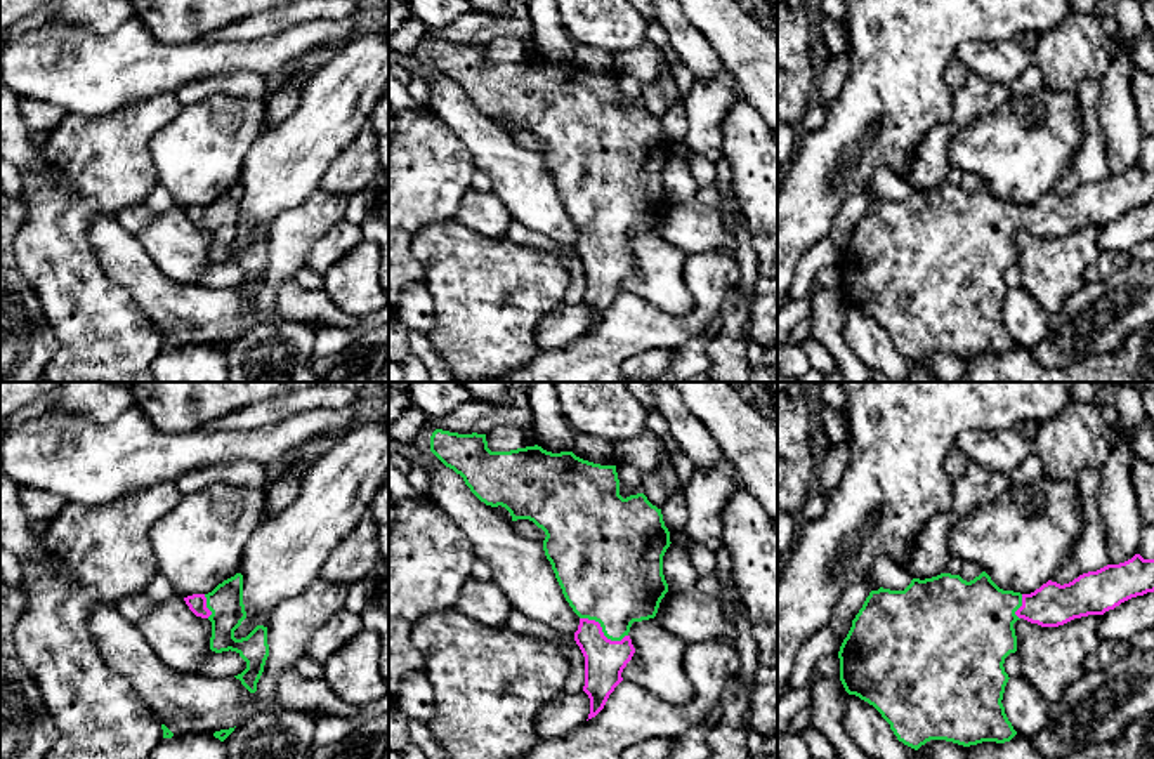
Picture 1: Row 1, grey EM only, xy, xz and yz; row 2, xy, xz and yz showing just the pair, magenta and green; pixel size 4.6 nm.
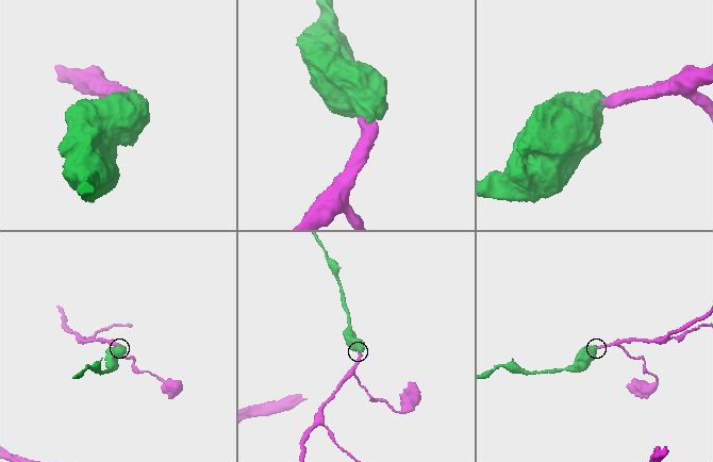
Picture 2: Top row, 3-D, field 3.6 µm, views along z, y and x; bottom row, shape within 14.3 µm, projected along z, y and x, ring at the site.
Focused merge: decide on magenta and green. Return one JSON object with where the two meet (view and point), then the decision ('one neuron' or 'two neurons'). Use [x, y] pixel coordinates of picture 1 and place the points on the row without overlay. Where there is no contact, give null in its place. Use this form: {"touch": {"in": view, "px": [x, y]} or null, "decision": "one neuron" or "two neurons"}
{"touch": {"in": "xz", "px": [601, 242]}, "decision": "one neuron"}

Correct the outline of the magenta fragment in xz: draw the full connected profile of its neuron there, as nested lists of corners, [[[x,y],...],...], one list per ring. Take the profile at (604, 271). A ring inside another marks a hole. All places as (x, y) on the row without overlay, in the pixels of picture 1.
[[[443,40],[432,43],[430,63],[460,85],[481,113],[502,116],[512,132],[529,130],[545,142],[545,167],[566,212],[580,228],[574,252],[585,267],[588,330],[595,328],[623,292],[621,283],[635,264],[628,247],[632,234],[654,229],[668,203],[663,167],[672,153],[661,120],[644,104],[623,109],[616,76],[593,75],[573,63],[552,64],[538,56],[491,63],[486,45]]]

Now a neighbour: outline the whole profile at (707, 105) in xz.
[[[727,69],[710,80],[694,80],[692,90],[685,96],[685,146],[711,163],[720,162],[722,122],[738,99],[736,80]]]

